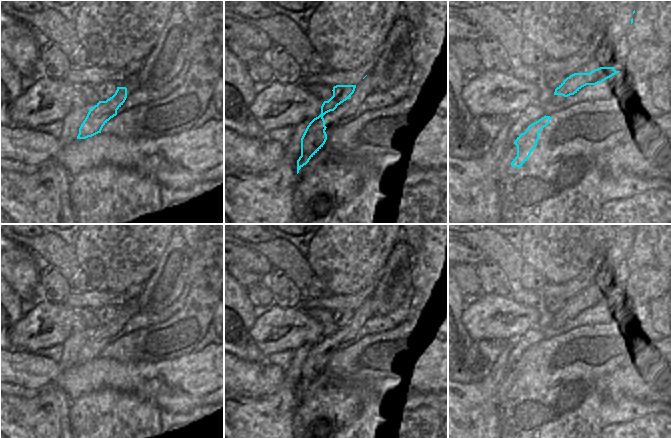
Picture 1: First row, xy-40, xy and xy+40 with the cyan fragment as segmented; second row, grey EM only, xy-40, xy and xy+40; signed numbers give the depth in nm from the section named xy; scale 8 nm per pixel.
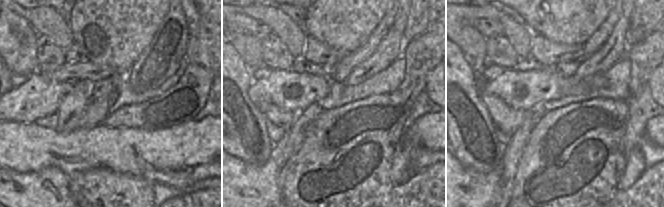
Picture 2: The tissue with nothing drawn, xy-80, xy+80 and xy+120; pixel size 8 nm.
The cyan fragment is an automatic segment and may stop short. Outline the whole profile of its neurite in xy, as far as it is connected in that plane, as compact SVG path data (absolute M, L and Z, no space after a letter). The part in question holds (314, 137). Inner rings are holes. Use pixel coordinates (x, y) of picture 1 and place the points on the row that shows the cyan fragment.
M336 85L333 96L324 101L320 109L306 109L302 113L312 121L307 126L301 138L301 156L297 160L297 174L309 160L323 147L327 140L325 120L323 116L334 111L338 105L346 101L354 93L356 85Z

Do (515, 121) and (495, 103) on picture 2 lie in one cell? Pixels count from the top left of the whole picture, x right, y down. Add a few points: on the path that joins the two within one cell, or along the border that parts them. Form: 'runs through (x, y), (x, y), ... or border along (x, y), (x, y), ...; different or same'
runs through (510, 118), (500, 108); same

